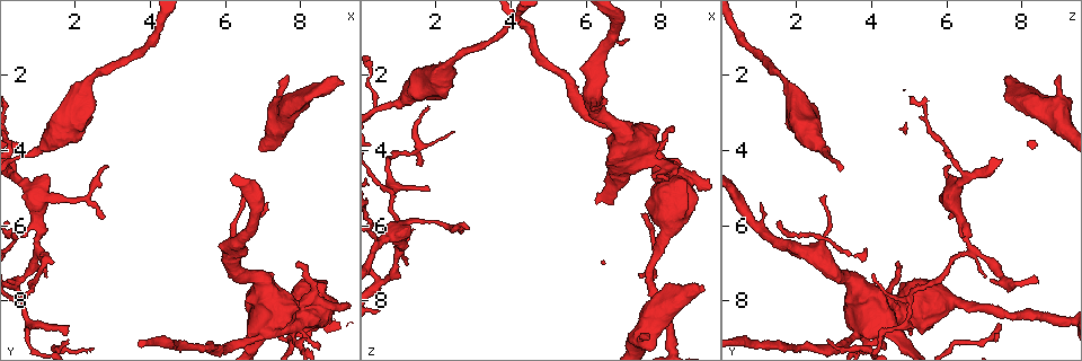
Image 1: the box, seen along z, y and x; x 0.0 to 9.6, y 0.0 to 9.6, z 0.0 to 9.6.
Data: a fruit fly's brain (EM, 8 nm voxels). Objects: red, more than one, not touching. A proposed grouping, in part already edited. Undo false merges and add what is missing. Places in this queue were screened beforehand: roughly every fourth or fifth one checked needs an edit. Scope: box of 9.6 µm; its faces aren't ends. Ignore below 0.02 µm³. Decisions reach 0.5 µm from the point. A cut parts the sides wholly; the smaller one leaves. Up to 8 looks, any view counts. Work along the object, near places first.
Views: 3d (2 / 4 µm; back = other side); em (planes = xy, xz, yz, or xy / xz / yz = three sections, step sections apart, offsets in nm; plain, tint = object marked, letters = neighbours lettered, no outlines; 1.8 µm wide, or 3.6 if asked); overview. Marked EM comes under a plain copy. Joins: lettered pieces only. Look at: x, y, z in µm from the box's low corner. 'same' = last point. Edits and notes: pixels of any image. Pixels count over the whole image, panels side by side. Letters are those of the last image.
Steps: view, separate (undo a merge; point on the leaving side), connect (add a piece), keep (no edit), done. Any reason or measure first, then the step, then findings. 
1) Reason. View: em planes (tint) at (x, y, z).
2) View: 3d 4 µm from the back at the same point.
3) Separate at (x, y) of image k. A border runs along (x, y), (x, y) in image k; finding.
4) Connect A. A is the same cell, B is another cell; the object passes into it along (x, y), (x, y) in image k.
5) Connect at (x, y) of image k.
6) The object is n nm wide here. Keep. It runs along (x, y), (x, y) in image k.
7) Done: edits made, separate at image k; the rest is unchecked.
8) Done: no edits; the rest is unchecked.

Narrows sharply. View: 3d 4 µm at (7.85, 9.00, 4.15).

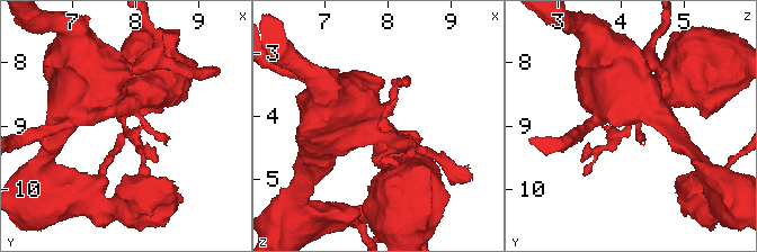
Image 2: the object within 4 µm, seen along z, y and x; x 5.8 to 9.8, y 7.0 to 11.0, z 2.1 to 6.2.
Shape alone is not enough. View: em planes (letters) at (7.80, 9.00, 4.10).

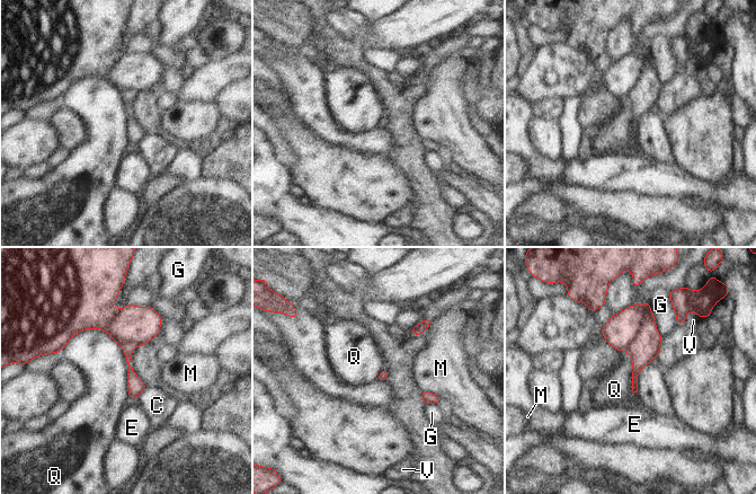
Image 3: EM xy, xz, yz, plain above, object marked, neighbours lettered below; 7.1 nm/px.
Separate at (620, 332) of image 3. C, E, G, M, Q and V are other cells; a border runs along (637, 306), (643, 320), (626, 351) in image 3; a second cell is stuck on.

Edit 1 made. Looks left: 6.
An open end. View: em xz step 16 (letters) at (7.65, 1.95, 8.95).

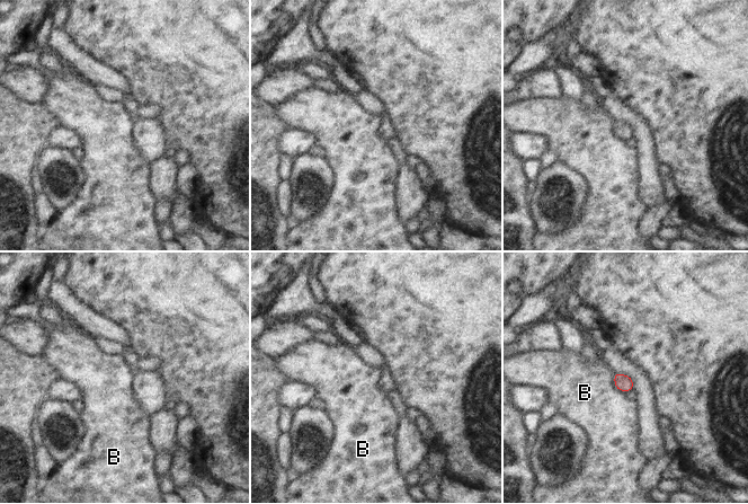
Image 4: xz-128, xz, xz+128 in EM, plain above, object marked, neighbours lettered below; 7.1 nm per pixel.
View: em planes (letters) at the same point.

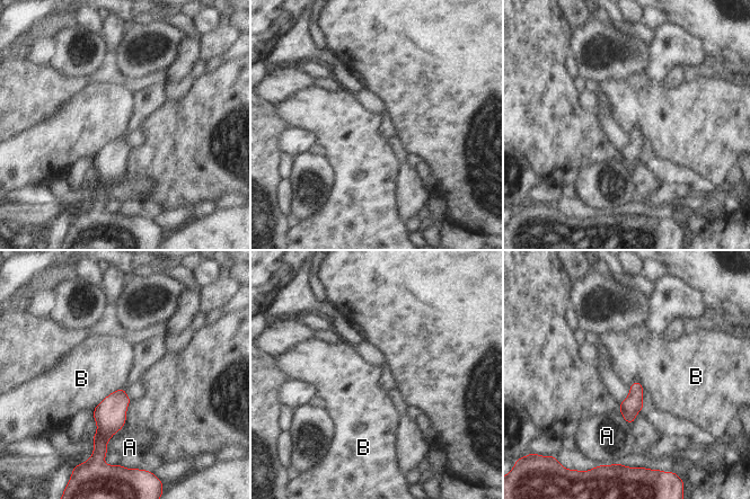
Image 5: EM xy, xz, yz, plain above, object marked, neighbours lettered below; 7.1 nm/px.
Keep. A and B are other cells; a border runs along (122, 386), (111, 392), (94, 409) in image 5; no lettered piece goes on from it.

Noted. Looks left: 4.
Narrows sharply. View: 3d 2 µm at (2.05, 5.25, 5.90).

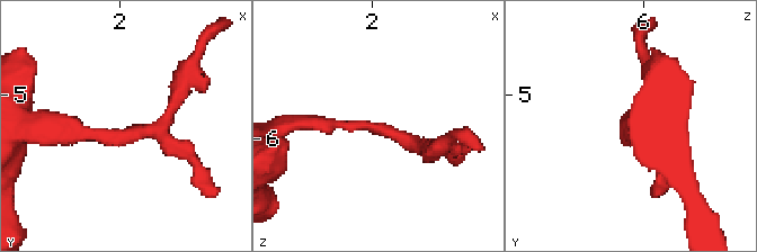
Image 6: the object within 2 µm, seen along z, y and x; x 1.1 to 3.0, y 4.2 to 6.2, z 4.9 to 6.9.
View: em 3.6 µm planes (tint) at (1.98, 5.30, 5.90).

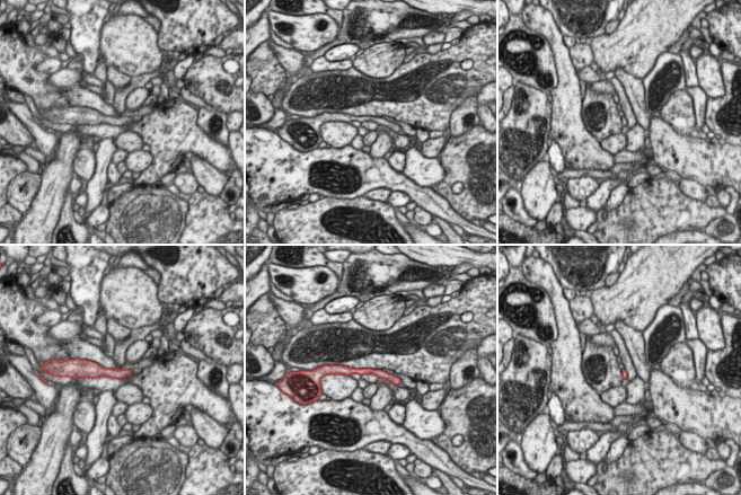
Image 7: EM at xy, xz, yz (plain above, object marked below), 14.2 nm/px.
View: em 3.6 µm planes (letters) at the same point.

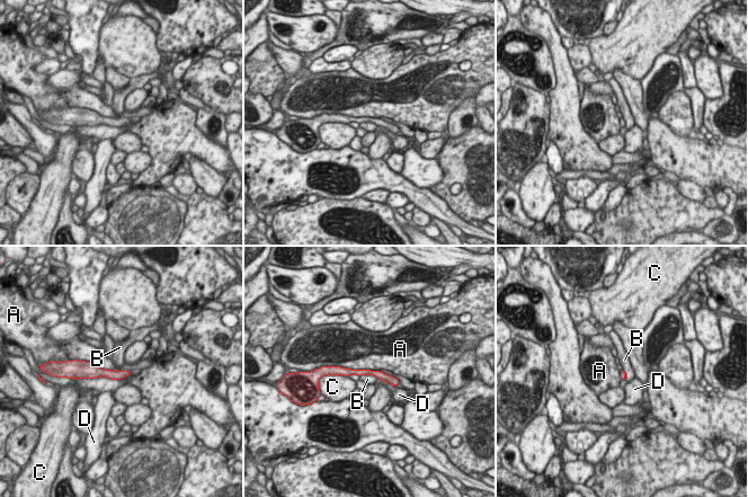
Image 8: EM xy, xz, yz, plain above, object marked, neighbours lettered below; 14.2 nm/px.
The longest contact is with A, 700 nm. Keep. A, B, C and D are other cells; it runs along (337, 370), (372, 372), (395, 382) in image 8; one cell here.

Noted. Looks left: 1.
Done: edits made, separate at image 3; the rest is unchecked.

